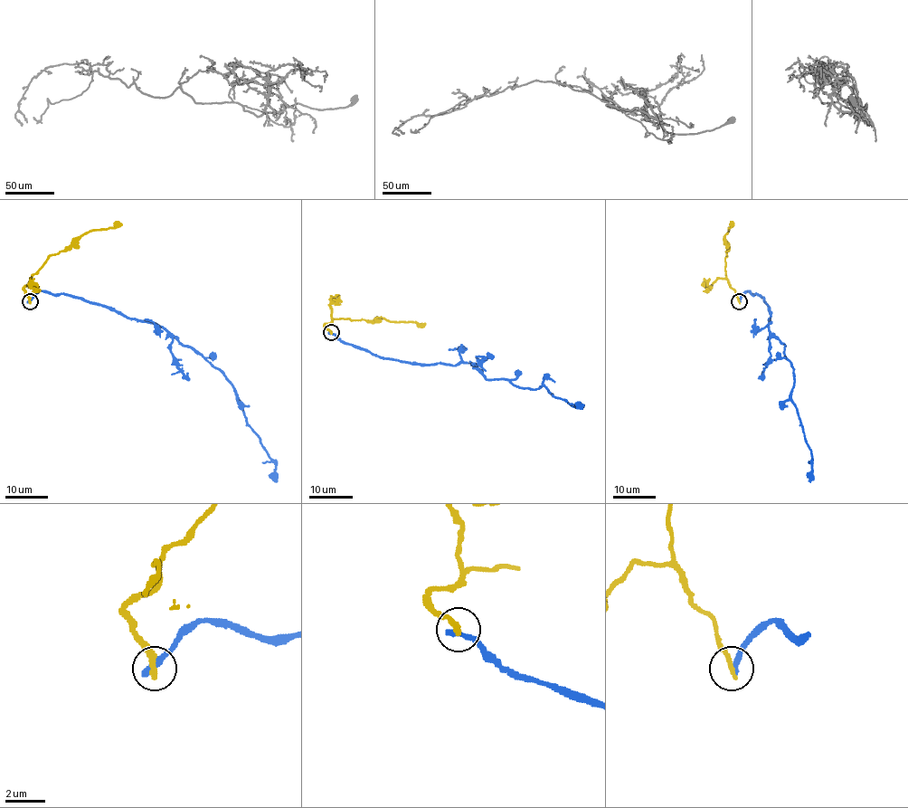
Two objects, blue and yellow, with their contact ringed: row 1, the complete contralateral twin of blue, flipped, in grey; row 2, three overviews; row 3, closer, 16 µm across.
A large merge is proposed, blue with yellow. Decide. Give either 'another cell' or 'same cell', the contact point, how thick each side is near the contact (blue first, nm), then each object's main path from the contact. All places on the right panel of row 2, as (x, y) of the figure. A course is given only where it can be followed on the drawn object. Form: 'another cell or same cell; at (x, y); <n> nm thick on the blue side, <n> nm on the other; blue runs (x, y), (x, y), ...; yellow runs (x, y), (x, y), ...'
another cell; at (739, 301); 360 nm thick on the blue side, 300 nm on the other; blue runs (739, 300), (747, 291), (762, 298), (768, 329), (784, 345), (790, 400), (811, 451), (808, 481); yellow runs (739, 300), (726, 277), (726, 235), (732, 223)

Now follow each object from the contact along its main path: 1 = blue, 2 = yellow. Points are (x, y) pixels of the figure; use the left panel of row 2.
1: (30, 300), (40, 291), (70, 294), (164, 327), (193, 346), (232, 385), (248, 424), (274, 463), (277, 481)
2: (30, 300), (23, 288), (48, 258), (69, 249), (82, 235), (121, 223)

